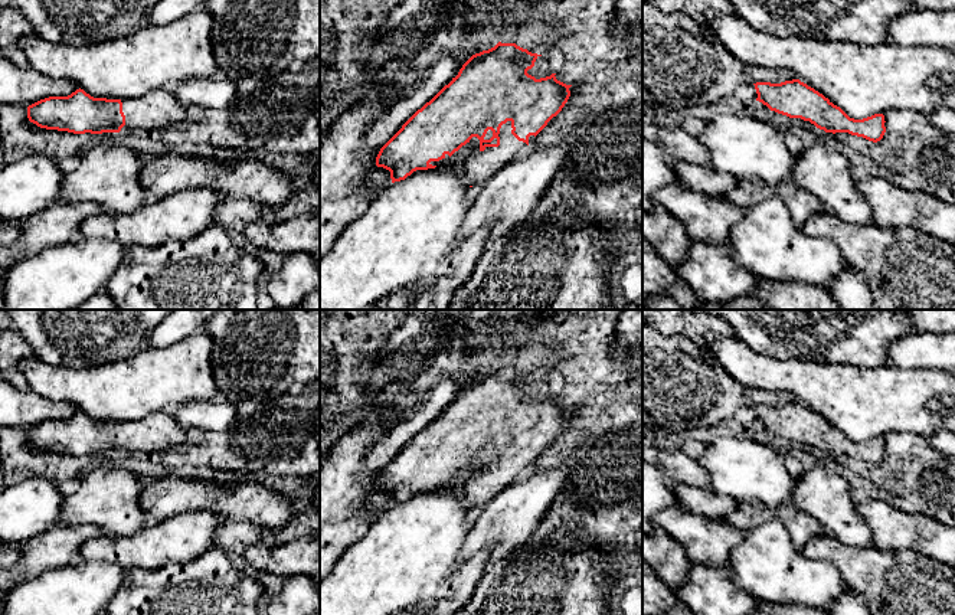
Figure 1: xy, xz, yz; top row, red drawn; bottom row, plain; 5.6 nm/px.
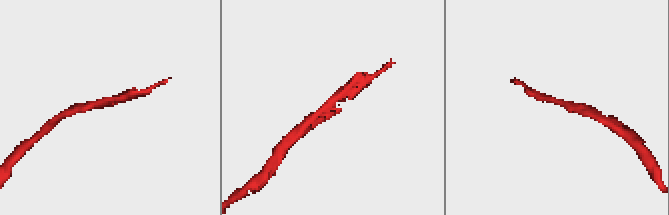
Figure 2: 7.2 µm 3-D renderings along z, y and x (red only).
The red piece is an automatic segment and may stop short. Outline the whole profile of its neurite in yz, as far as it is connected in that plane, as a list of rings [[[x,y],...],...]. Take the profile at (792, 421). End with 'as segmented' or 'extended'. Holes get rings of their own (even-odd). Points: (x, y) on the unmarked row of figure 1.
[[[799,402],[781,406],[756,405],[753,408],[758,416],[756,423],[771,434],[810,444],[825,455],[848,455],[873,465],[880,464],[886,455],[883,436],[863,442],[850,441],[840,429]]]; as segmented

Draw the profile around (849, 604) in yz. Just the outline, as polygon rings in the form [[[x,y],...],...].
[[[848,588],[825,612],[830,615],[871,615],[867,602]]]

